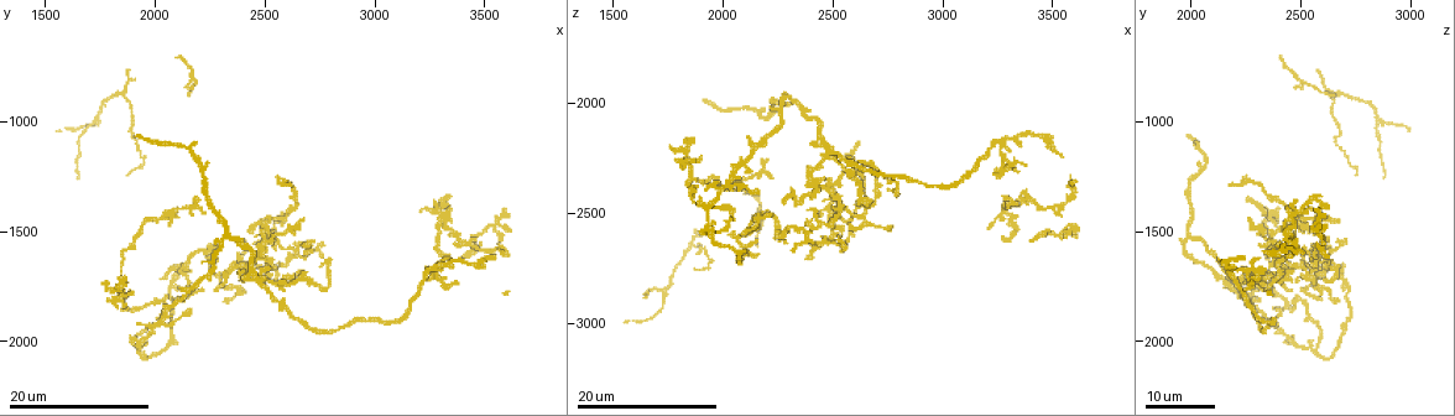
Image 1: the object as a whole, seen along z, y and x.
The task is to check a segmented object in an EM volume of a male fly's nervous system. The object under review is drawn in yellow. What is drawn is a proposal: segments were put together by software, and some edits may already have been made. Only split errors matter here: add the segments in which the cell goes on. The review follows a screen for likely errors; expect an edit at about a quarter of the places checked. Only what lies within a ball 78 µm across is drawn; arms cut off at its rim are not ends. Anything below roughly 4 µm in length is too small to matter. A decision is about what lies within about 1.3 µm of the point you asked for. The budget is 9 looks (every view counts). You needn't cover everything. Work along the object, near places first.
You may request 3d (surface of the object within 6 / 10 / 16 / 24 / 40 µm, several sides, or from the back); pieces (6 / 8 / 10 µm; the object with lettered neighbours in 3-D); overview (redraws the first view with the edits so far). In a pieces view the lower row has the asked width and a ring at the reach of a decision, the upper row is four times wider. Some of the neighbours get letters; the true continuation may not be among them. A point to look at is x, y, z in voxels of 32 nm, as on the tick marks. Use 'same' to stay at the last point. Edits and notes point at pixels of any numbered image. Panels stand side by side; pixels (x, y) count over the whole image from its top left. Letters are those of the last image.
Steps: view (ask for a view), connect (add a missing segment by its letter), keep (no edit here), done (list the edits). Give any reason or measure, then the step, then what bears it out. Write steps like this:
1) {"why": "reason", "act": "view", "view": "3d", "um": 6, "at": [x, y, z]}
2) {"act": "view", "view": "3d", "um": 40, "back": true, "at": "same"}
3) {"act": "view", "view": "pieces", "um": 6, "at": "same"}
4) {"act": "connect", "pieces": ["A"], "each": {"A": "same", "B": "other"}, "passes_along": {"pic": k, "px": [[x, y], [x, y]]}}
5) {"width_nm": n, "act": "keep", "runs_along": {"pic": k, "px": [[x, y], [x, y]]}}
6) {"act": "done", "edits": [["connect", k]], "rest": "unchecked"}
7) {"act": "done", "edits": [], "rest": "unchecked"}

{"why": "thin end", "act": "view", "view": "3d", "um": 24, "at": [2770, 1650, 2400]}

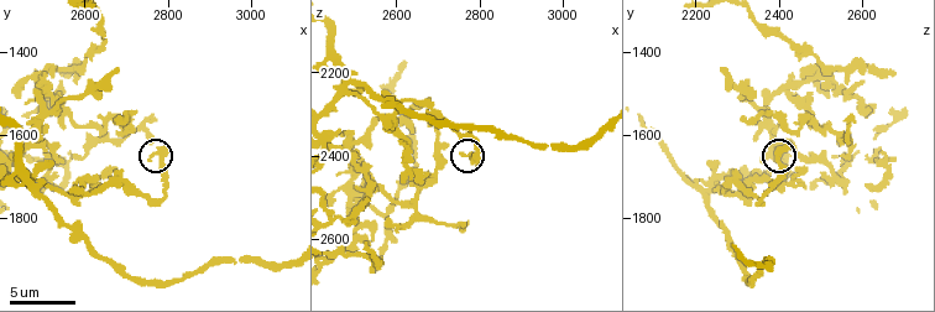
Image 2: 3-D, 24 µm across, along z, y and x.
{"why": "see the neighbours", "act": "view", "view": "pieces", "um": 8, "at": [2755, 1655, 2400]}

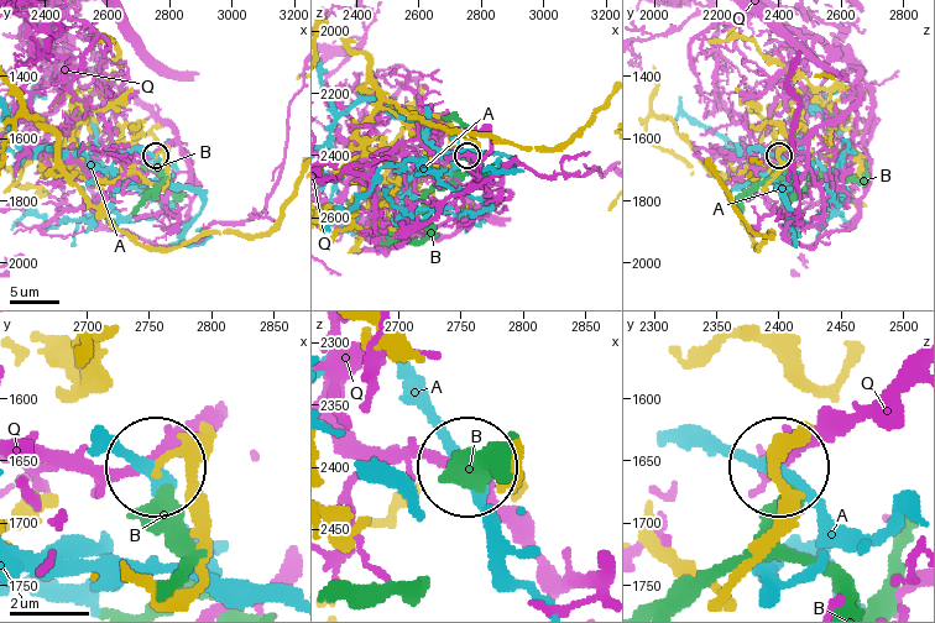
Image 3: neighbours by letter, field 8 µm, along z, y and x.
{"act": "keep", "each": {"A": "other", "B": "other", "Q": "other"}, "found": "none of them fits"}

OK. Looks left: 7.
{"why": "branch stops here", "act": "view", "view": "pieces", "um": 6, "at": [2670, 1450, 2270]}

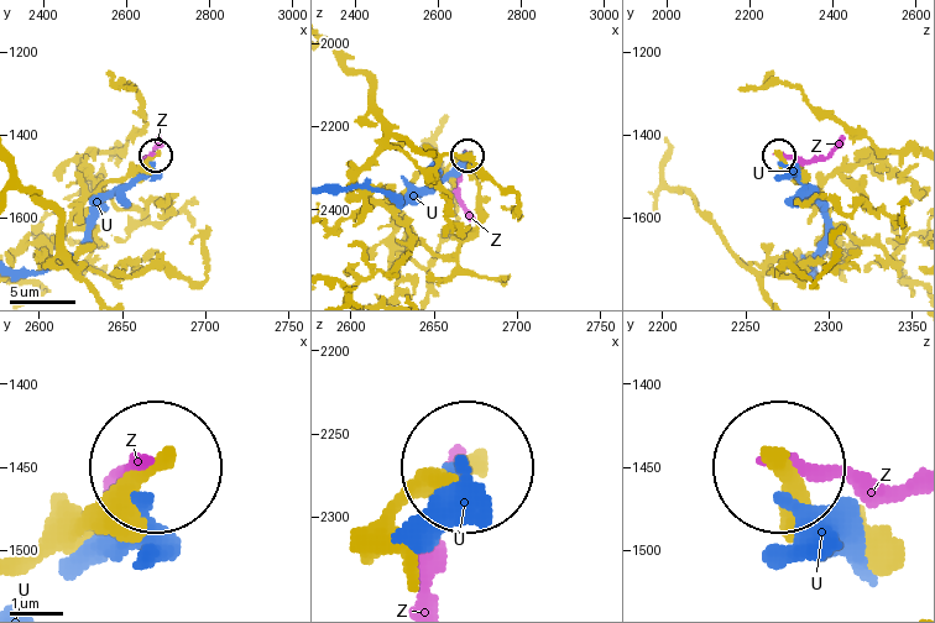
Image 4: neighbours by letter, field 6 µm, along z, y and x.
{"act": "keep", "each": {"U": "other", "Z": "other"}, "found": "no lettered segment goes on from it"}

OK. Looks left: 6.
{"why": "end of a long branch", "act": "view", "view": "3d", "um": 24, "at": [1650, 1250, 2890]}

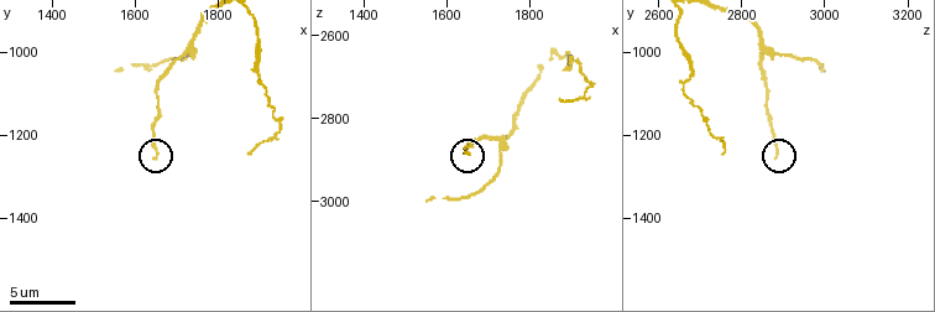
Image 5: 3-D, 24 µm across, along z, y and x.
{"act": "view", "view": "pieces", "um": 6, "at": [1655, 1255, 2885]}

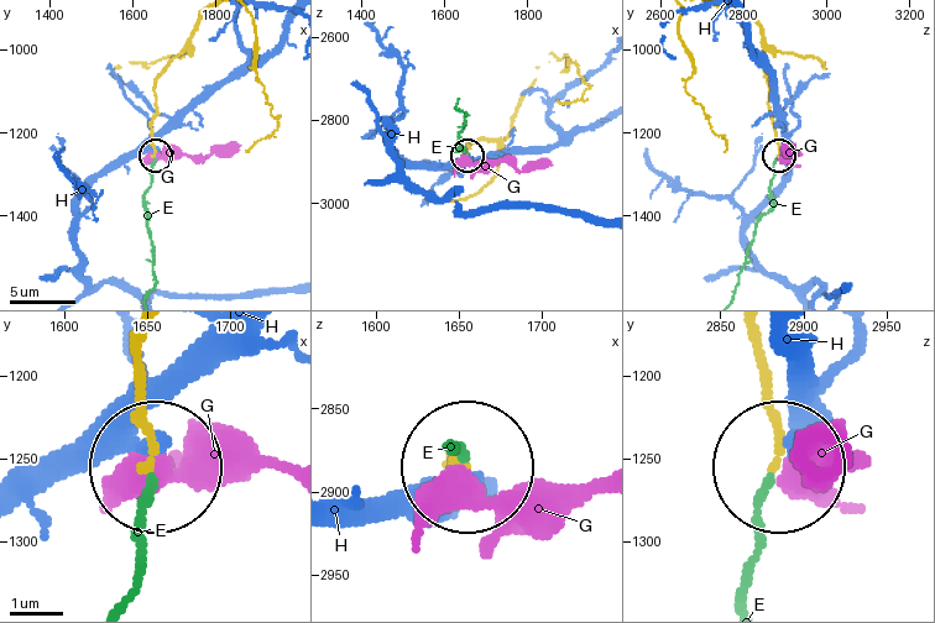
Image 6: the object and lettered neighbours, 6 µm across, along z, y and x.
{"act": "connect", "pieces": ["E"], "each": {"E": "same", "G": "other", "H": "other"}, "passes_along": {"pic": 6, "px": [[772, 122], [779, 151], [772, 204], [757, 224], [735, 291]]}, "found": "it goes on there"}

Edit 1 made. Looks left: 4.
{"why": "stops while still wide", "act": "view", "view": "3d", "um": 24, "at": [2320, 1820, 2670]}

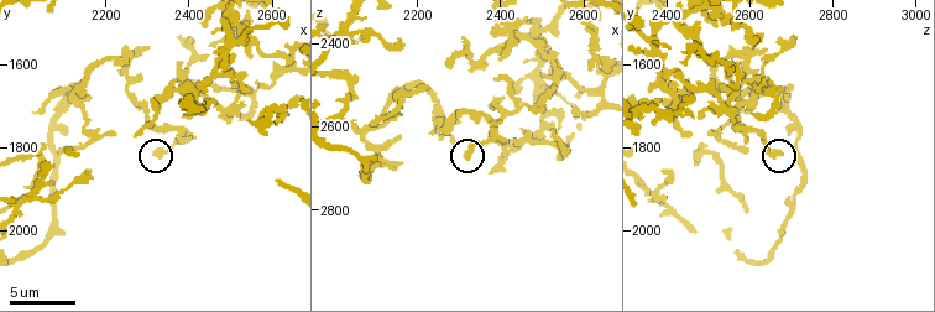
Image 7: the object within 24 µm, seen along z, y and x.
{"act": "view", "view": "pieces", "um": 6, "at": [2315, 1815, 2675]}

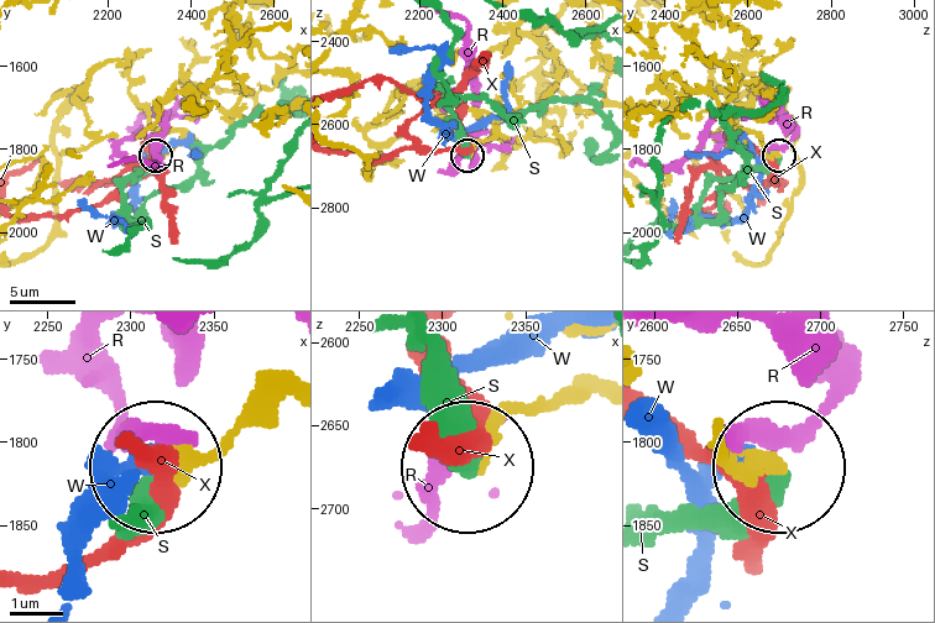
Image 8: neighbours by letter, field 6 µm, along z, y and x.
{"act": "keep", "each": {"R": "other", "S": "other", "W": "other", "X": "other"}, "runs_along": {"pic": 8, "px": [[712, 435], [731, 457], [779, 461]]}, "found": "no lettered segment goes on from it"}

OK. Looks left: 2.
{"act": "done", "edits": [["connect", 6]], "rest": "unchecked"}

